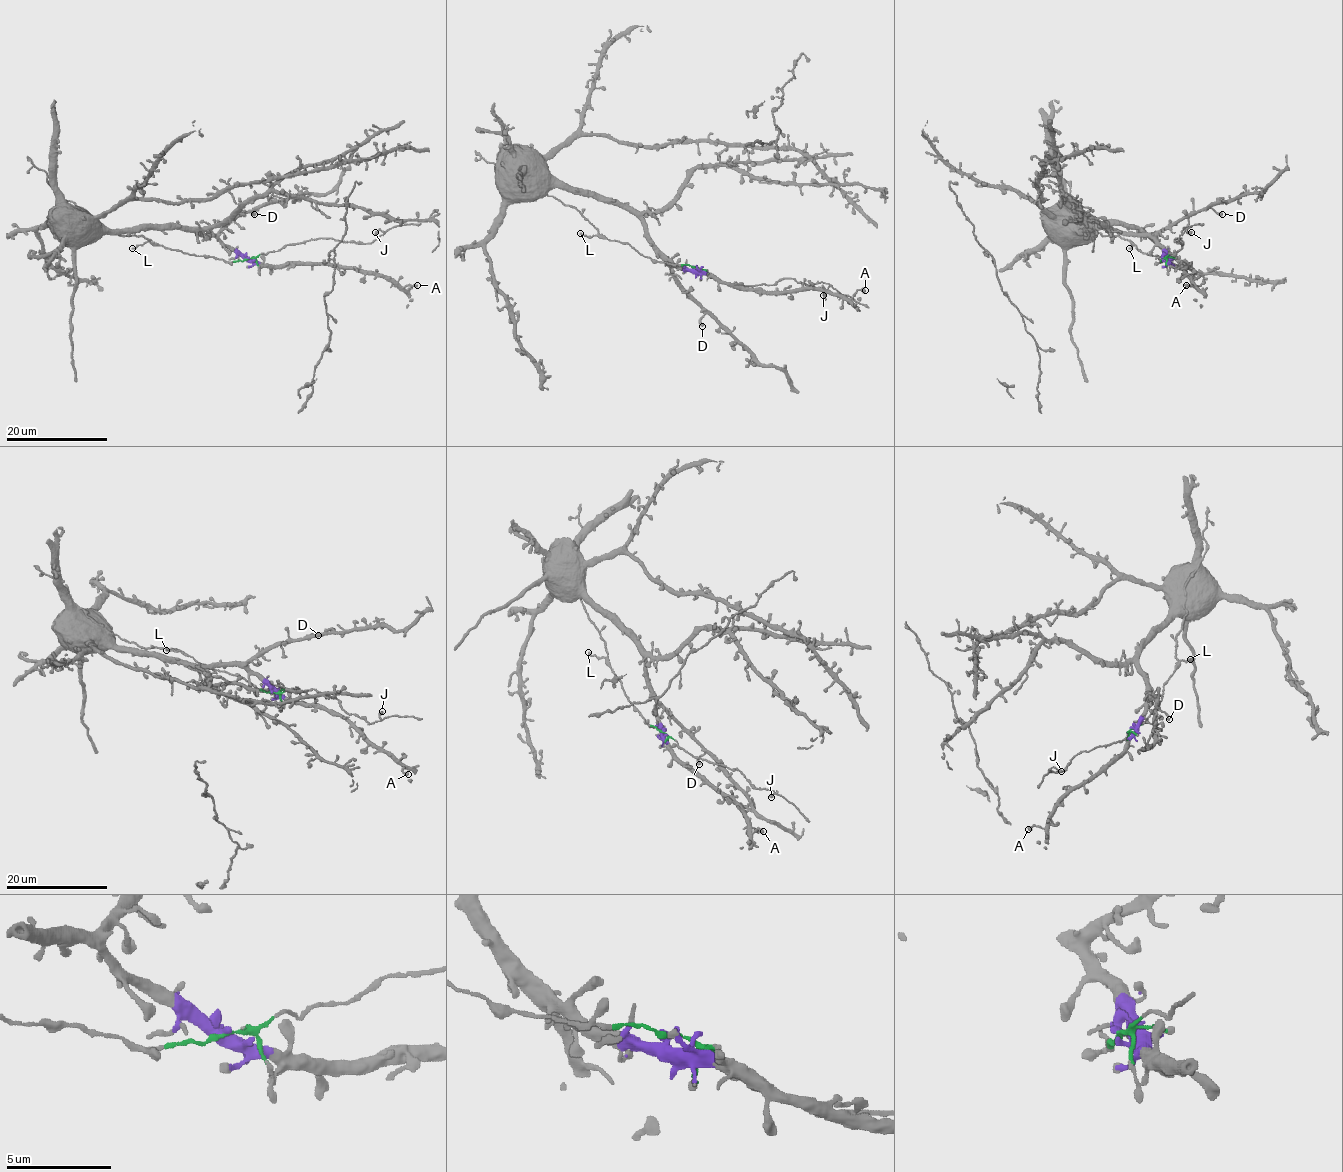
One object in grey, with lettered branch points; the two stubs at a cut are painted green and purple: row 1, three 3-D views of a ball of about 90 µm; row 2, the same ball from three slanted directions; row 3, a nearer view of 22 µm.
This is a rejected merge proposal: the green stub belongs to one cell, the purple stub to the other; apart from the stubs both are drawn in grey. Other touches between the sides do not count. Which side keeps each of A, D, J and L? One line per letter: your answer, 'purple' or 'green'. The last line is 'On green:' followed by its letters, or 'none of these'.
A: purple
D: purple
J: green
L: green
On green: J, L

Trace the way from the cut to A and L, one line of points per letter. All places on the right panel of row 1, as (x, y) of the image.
A: (1163, 258), (1168, 263), (1188, 264), (1185, 272), (1194, 287), (1187, 284)
L: (1163, 259), (1160, 261), (1157, 256), (1144, 254), (1131, 241), (1132, 246), (1128, 249)

